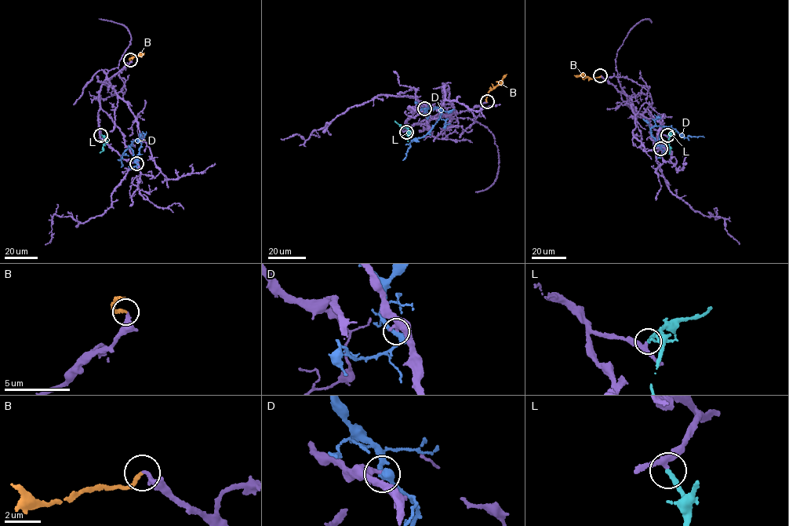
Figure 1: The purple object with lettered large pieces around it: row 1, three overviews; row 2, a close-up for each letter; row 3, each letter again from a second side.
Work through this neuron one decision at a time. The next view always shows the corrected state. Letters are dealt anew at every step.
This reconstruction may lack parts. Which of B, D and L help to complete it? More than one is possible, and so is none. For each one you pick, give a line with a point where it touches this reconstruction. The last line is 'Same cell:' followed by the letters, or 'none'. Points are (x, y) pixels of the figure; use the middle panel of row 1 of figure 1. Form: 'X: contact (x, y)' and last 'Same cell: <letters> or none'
B: contact (487, 101)
L: contact (406, 132)
Same cell: B, L

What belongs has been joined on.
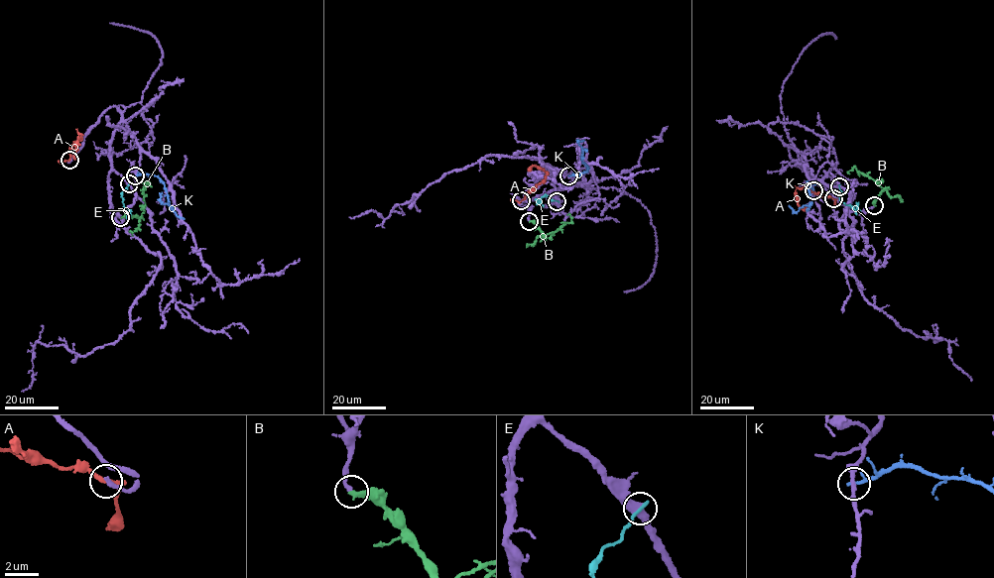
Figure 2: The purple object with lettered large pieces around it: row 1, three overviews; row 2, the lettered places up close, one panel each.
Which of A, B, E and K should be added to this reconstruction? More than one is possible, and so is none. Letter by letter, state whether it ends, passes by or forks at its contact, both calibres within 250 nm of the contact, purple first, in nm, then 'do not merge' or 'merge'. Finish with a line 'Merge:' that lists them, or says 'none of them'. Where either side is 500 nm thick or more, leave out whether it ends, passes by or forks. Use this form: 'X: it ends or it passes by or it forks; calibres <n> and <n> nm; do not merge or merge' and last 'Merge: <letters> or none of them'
A: it forks; calibres 280 and 170 nm; do not merge
B: it ends; calibres 200 and 320 nm; merge
E: it ends; calibres 460 and 220 nm; do not merge
K: it ends; calibres 220 and 220 nm; do not merge
Merge: B

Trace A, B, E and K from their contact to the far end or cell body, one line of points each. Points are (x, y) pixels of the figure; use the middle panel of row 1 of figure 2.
A: (521, 200), (548, 173), (535, 165), (530, 171)
B: (530, 221), (546, 235), (569, 223), (571, 217), (566, 214)
E: (557, 201), (546, 195), (540, 203)
K: (568, 175), (587, 171), (581, 159), (581, 146), (577, 142), (584, 140)

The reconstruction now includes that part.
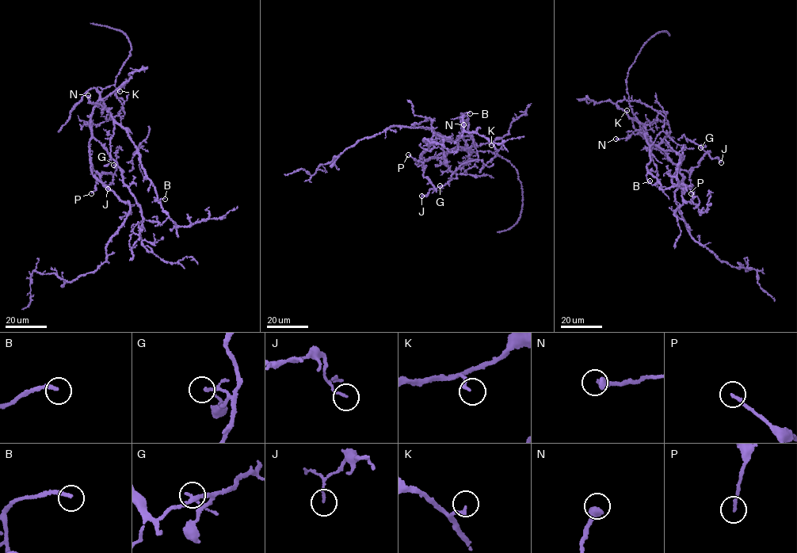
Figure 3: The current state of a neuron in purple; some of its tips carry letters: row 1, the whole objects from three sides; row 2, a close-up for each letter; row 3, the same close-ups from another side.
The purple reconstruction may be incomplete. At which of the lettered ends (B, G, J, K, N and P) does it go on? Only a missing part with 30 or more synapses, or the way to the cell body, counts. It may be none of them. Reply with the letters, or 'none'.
B, K, N

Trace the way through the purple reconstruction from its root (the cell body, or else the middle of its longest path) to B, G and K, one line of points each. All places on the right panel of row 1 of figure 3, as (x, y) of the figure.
B: (673, 163), (644, 135), (639, 123), (650, 146), (646, 170), (657, 181), (652, 184), (650, 181)
G: (673, 163), (688, 171), (697, 166), (707, 152), (700, 147)
K: (673, 163), (665, 151), (644, 135), (638, 122), (627, 115), (627, 110)

